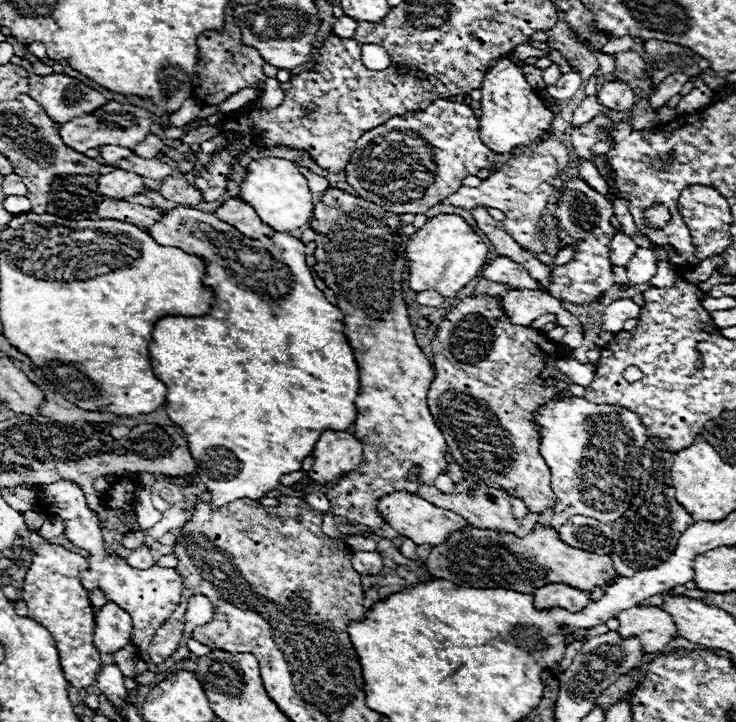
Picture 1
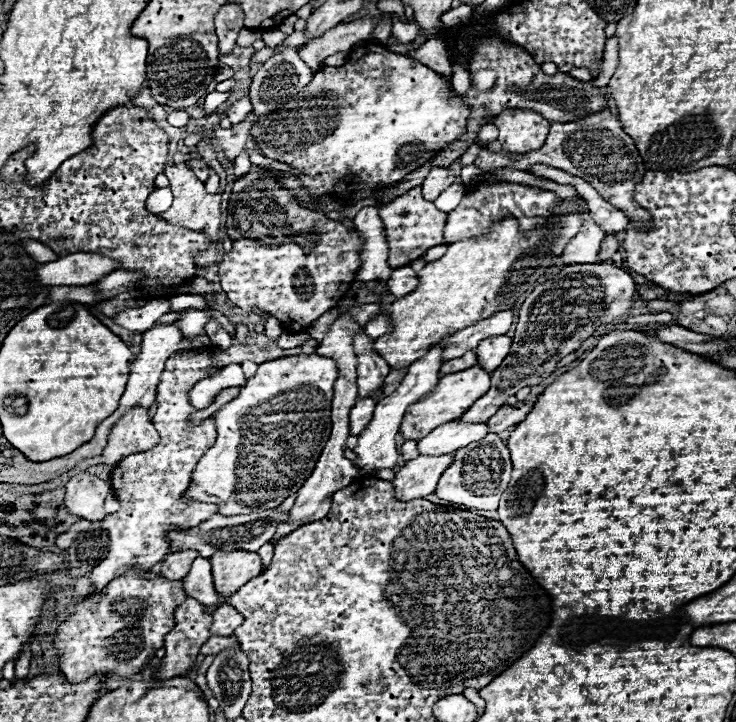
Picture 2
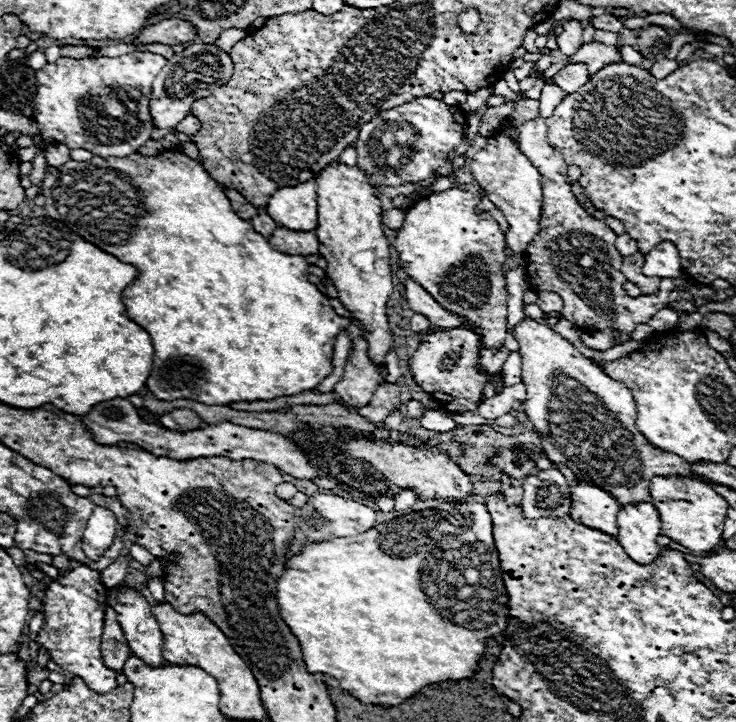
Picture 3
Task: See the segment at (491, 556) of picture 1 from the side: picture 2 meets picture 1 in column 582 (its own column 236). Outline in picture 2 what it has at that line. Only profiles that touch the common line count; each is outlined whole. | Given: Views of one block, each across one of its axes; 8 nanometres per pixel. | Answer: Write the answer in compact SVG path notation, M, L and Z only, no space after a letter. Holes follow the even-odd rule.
M218 550L212 558L212 576L214 588L220 598L230 598L240 586L256 578L262 572L262 560L256 552Z

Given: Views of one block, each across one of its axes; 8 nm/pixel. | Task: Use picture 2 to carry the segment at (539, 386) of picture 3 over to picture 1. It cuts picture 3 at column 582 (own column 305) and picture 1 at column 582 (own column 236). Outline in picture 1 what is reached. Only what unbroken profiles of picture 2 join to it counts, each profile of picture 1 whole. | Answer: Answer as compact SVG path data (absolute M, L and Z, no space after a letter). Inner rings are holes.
M568 396L568 398L554 398L548 404L540 406L534 414L534 422L540 428L540 454L546 458L548 468L552 470L552 492L556 496L554 502L554 518L552 526L558 528L564 524L564 518L572 514L588 514L600 522L612 522L620 518L632 498L638 494L640 476L642 476L642 446L648 440L646 428L640 418L624 408L612 404L594 404L582 396Z

